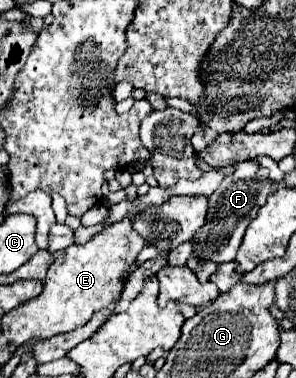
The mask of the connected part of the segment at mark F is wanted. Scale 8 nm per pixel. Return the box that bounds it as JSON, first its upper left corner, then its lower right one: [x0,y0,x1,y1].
[193,159,277,265]

